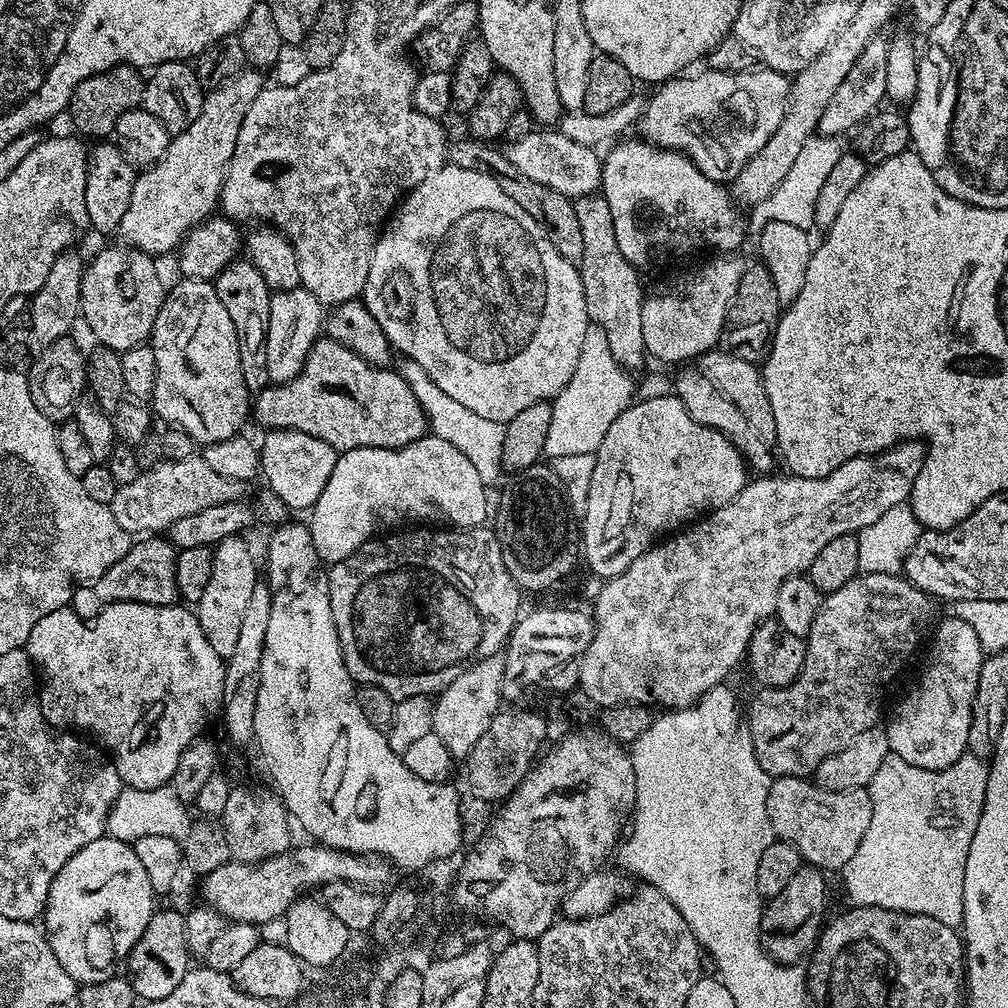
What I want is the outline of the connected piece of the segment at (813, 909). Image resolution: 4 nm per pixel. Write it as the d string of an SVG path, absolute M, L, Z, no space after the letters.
M802 866L782 894L771 897L760 914L760 945L779 964L795 964L811 953L816 939L826 923L824 903L828 900L828 884L821 869Z

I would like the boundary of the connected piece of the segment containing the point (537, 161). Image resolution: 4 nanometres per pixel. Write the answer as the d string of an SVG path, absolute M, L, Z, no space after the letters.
M533 130L524 138L509 143L506 148L510 166L515 166L520 173L526 174L526 178L542 182L542 186L550 186L550 190L558 190L558 194L569 198L590 196L601 191L602 160L596 154L596 148L582 146L558 130Z

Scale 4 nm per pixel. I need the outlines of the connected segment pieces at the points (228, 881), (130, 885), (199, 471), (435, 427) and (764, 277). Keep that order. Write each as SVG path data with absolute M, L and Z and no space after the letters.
M308 842L305 848L297 847L295 850L278 854L274 858L264 860L260 864L241 864L240 861L231 859L228 864L218 866L213 873L203 877L200 896L205 905L222 914L225 921L233 924L254 924L265 926L271 920L276 920L287 913L294 901L305 895L307 888L319 889L330 882L345 880L351 884L358 884L361 888L369 890L379 889L379 884L384 884L391 878L394 868L383 856L356 856L353 852L340 852L336 848L325 848L323 844Z
M107 834L99 836L94 842L82 846L62 870L54 878L50 886L48 903L42 913L43 931L54 950L54 958L62 962L62 970L76 980L77 985L106 982L117 975L119 966L127 961L132 947L142 938L142 930L146 930L146 922L150 922L154 911L154 893L150 886L150 877L138 859L135 847L127 840L116 840Z
M194 454L181 460L164 460L148 471L136 474L129 484L121 483L110 507L114 522L129 534L160 534L178 522L178 518L186 518L186 514L198 514L206 510L206 506L241 499L245 495L244 488L245 481L221 476L207 465L203 455Z
M405 359L403 363L404 365L399 365L398 371L410 386L410 390L414 390L414 398L418 398L422 410L428 416L431 435L450 442L450 446L455 446L457 450L462 450L462 454L466 454L466 459L474 465L474 470L478 470L478 478L482 478L482 482L486 486L498 483L500 472L502 473L504 468L502 462L504 425L494 422L490 418L481 418L480 415L474 414L474 410L462 406L462 402L450 398L450 394L438 390L438 386L434 386L434 382L430 382L426 370L422 370L422 366L418 366L418 362Z
M759 262L753 264L753 268L752 265L745 267L738 282L738 290L734 290L734 298L730 298L730 306L726 310L724 325L720 331L719 347L734 358L756 362L771 345L772 335L776 333L776 323L780 320L782 305L778 298L778 290L770 278L770 270L766 270Z

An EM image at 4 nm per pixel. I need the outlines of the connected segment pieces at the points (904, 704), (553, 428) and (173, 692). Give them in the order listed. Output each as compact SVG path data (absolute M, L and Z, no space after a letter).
M949 614L940 625L938 624L935 625L936 633L935 628L931 633L932 665L921 674L916 692L901 698L892 721L886 724L891 755L910 762L910 766L922 766L922 770L946 770L968 752L972 707L978 694L978 674L982 670L982 662L986 655L982 650L982 642L978 642L978 634L974 632L974 626L970 626L970 622L958 615Z
M589 323L574 375L555 400L551 401L550 430L546 437L544 456L563 458L566 454L595 454L602 446L602 438L606 438L606 430L610 430L614 418L618 418L618 414L625 412L634 403L632 380L628 376L631 376L629 369L614 362L614 354L610 354L606 330Z
M122 602L111 604L91 622L78 618L71 607L59 608L46 618L38 618L30 630L26 651L42 681L38 695L46 722L57 730L71 726L81 728L76 729L81 733L89 732L84 734L103 745L116 765L121 785L130 788L165 787L178 770L182 752L201 735L204 719L222 708L226 660L214 654L214 646L206 642L195 611L188 606Z

